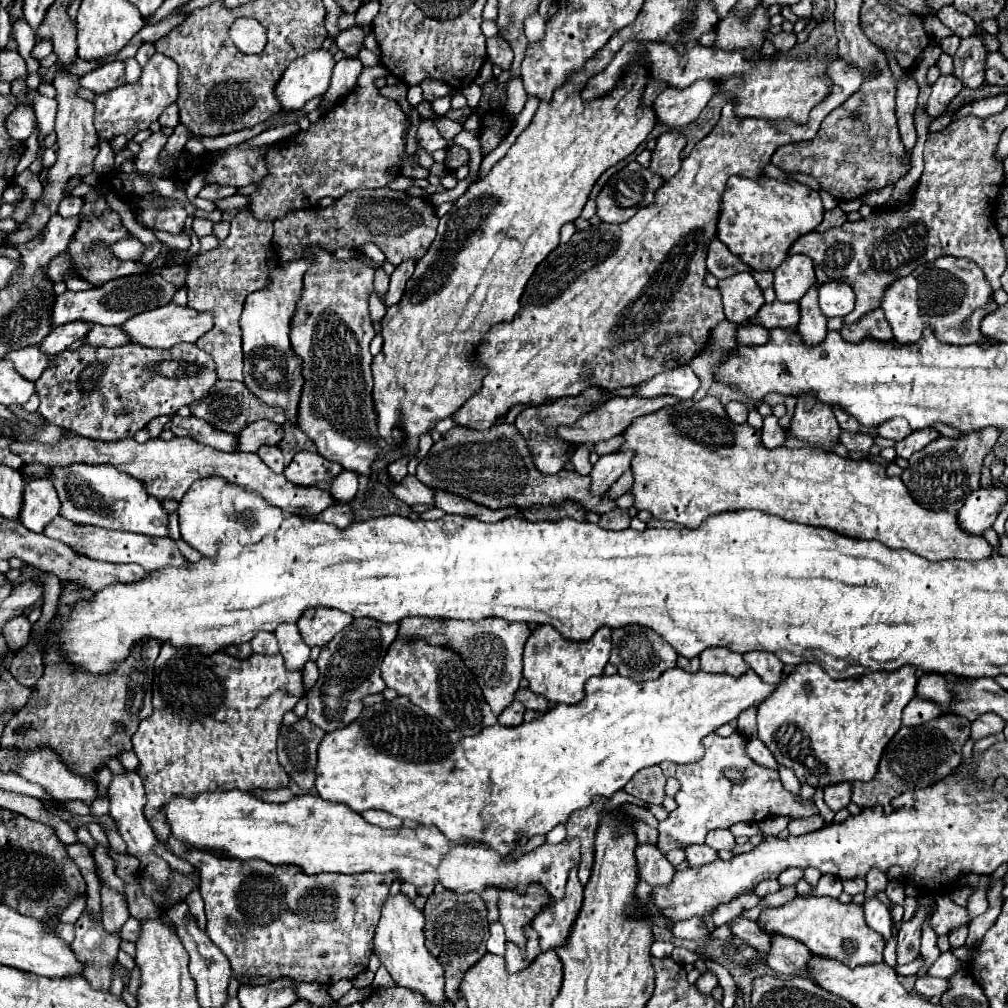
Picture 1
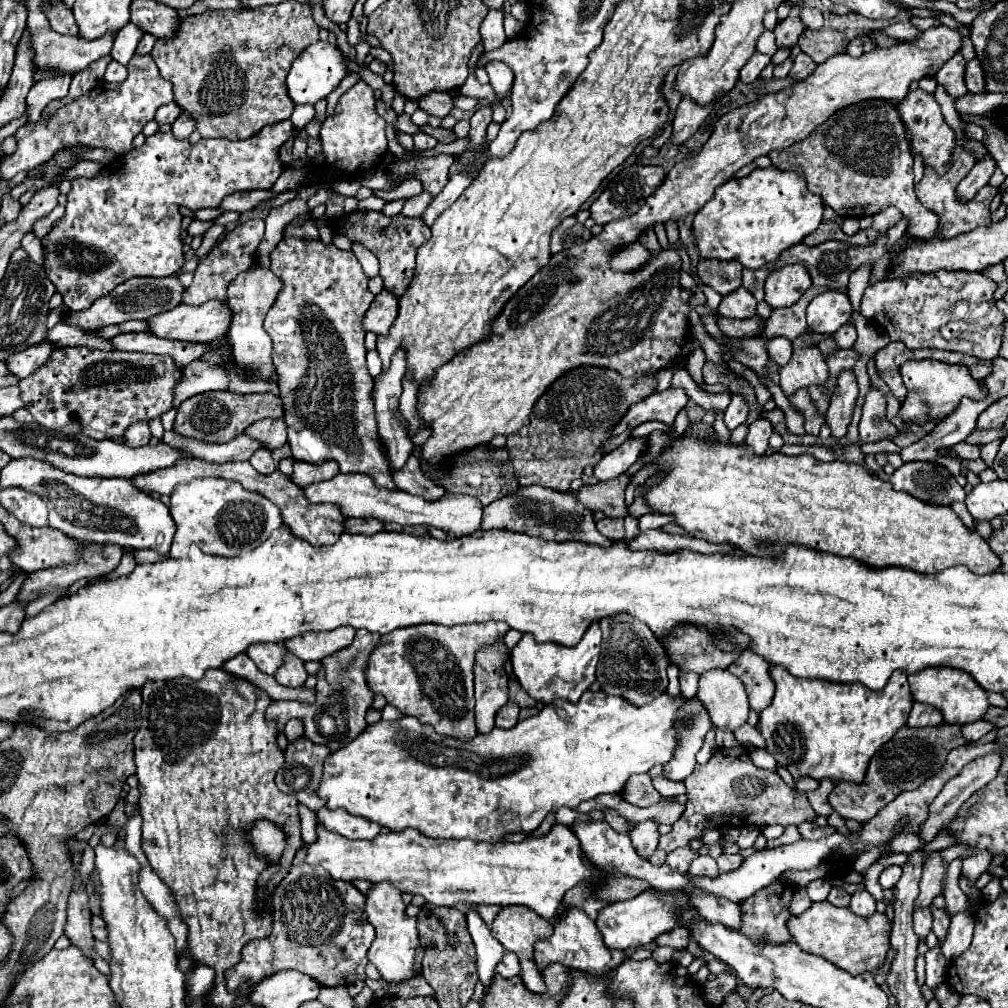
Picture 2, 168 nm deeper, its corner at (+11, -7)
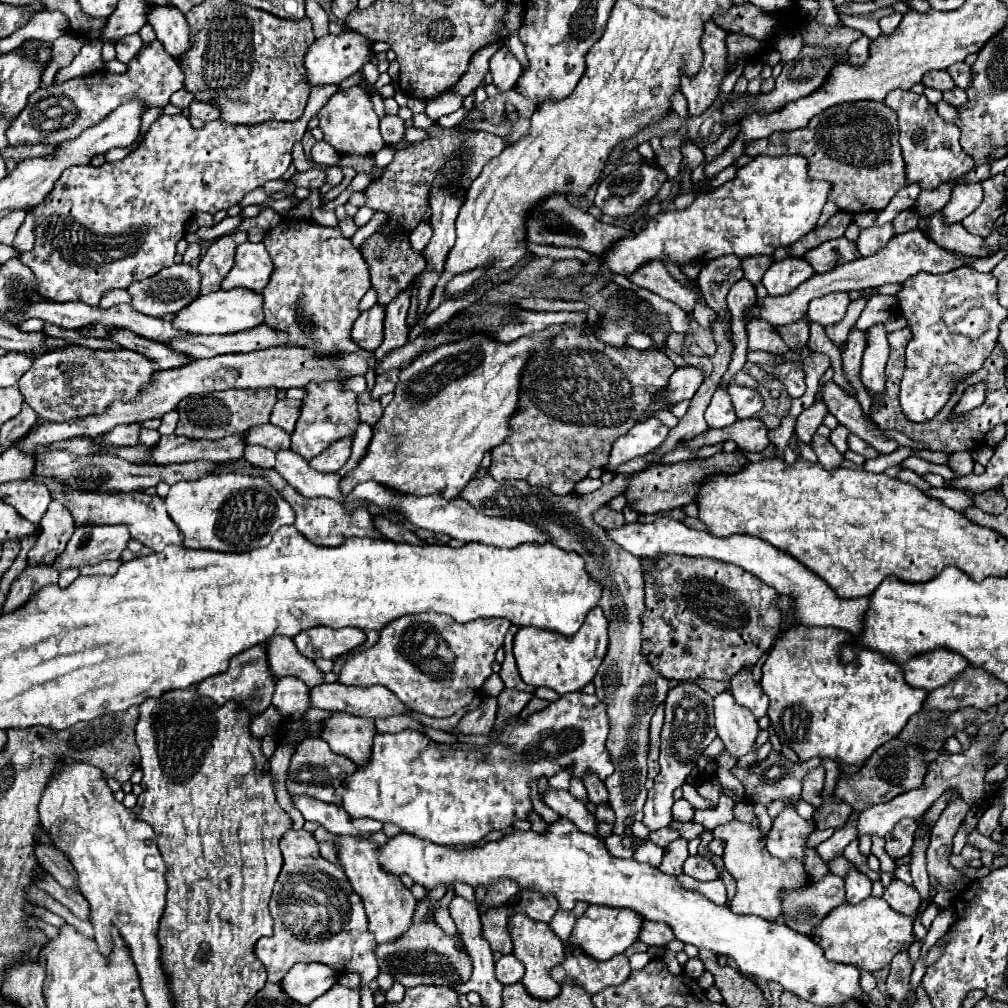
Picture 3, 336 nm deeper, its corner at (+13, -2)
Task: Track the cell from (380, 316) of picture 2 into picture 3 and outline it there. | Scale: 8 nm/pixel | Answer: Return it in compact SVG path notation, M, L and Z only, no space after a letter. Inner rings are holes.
M374 305L372 309L360 313L360 317L352 327L350 339L358 347L374 351L382 343L382 337L384 337L382 331L384 331L384 307Z

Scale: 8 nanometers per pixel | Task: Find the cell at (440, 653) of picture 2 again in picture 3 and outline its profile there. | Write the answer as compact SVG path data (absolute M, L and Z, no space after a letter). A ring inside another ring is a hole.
M414 613L394 619L382 629L380 641L360 653L350 655L340 671L338 681L342 685L358 685L358 687L372 687L384 685L394 695L398 695L410 709L430 715L430 717L450 717L462 707L466 707L484 685L484 681L492 673L492 661L504 643L504 633L512 623L508 619L476 619L470 623L456 623L448 615L438 613Z

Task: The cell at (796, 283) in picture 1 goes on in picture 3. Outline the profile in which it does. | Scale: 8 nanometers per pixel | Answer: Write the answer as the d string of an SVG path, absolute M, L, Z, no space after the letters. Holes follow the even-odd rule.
M788 257L784 261L776 261L770 265L770 269L764 273L764 287L768 289L768 295L778 297L794 291L800 283L810 279L814 275L814 269L808 261Z

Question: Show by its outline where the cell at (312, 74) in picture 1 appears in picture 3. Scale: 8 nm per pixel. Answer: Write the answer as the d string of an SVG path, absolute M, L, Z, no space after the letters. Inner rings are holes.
M344 29L340 35L332 35L326 33L324 37L316 39L314 45L308 49L308 55L304 59L306 71L308 71L308 81L310 85L328 85L328 83L342 83L344 79L348 79L352 73L360 71L372 57L372 41L362 35L356 33L352 29Z

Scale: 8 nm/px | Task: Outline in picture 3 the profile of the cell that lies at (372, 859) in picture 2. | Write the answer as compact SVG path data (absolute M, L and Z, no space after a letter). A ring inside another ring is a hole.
M558 819L556 823L552 823L548 827L548 833L544 833L544 835L534 833L534 831L512 831L512 833L504 835L500 841L490 841L482 847L466 849L466 851L454 851L454 849L448 849L444 845L436 845L432 841L416 839L414 835L408 835L408 833L400 833L400 835L392 837L386 845L380 847L378 859L386 871L390 871L394 875L406 873L414 879L414 883L418 883L426 889L434 889L440 883L444 883L446 887L452 887L454 881L468 883L474 889L476 887L490 889L500 879L508 877L508 879L518 881L520 887L536 887L536 891L540 891L540 895L548 895L548 893L556 895L556 899L560 901L560 909L572 909L576 905L576 901L586 901L592 905L632 909L648 921L662 921L662 923L670 925L676 939L680 939L682 943L692 943L698 949L710 949L716 955L722 955L722 953L728 955L730 959L736 961L742 975L746 975L750 979L776 981L786 991L790 991L802 999L810 999L816 1005L840 1005L840 1003L846 1003L848 999L856 999L856 1001L862 999L862 989L858 983L858 979L860 979L858 967L828 961L824 957L824 951L820 949L820 945L816 941L812 941L810 937L800 935L800 933L792 931L790 927L786 927L784 923L778 923L778 921L766 921L766 919L760 919L756 915L734 915L728 905L716 905L716 903L708 901L702 893L684 889L676 877L662 873L654 865L638 863L636 859L612 857L602 839L596 839L590 833L578 831L578 827L574 823L570 823L568 819Z

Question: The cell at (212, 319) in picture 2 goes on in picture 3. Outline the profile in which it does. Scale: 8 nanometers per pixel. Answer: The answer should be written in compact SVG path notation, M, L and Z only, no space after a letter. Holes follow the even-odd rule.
M236 287L230 291L220 289L216 293L198 297L184 311L176 313L176 319L172 323L176 329L182 329L182 331L194 333L194 335L214 335L214 333L216 335L232 335L232 333L252 329L252 327L258 327L260 323L264 323L262 303L264 303L264 297L260 293L248 291L244 287Z

